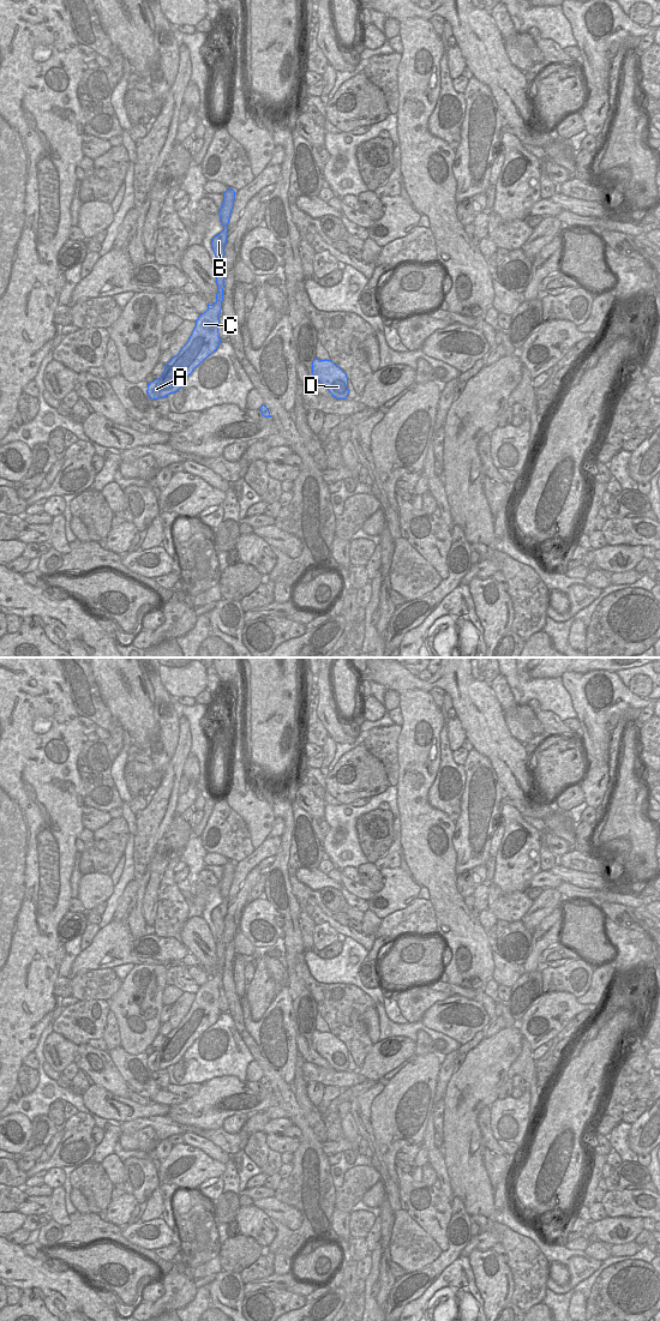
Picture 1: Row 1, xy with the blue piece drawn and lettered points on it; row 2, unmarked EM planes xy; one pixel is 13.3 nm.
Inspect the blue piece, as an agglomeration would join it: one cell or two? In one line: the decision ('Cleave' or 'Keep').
Keep.

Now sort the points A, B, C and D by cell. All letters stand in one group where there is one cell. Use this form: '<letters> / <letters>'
A B C D

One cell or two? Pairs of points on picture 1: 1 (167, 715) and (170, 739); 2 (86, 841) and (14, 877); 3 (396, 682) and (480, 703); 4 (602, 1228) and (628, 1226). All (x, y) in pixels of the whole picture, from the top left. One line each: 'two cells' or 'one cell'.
1: one cell
2: two cells
3: one cell
4: one cell

